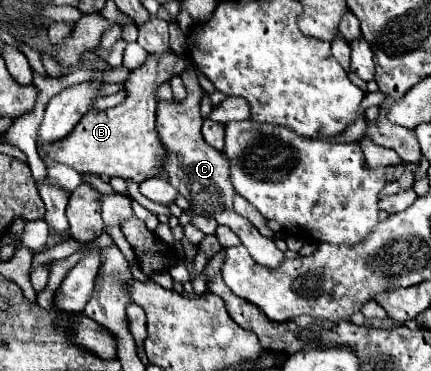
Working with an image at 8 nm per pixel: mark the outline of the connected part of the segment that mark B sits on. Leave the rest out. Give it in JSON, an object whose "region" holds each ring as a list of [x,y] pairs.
{"region":[[[152,54],[144,66],[132,70],[124,82],[126,100],[108,110],[90,110],[80,124],[62,140],[50,142],[42,148],[52,162],[66,164],[80,174],[120,176],[134,182],[142,182],[160,172],[160,160],[164,148],[156,136],[156,88],[180,74],[186,68],[186,60],[176,54]]]}

